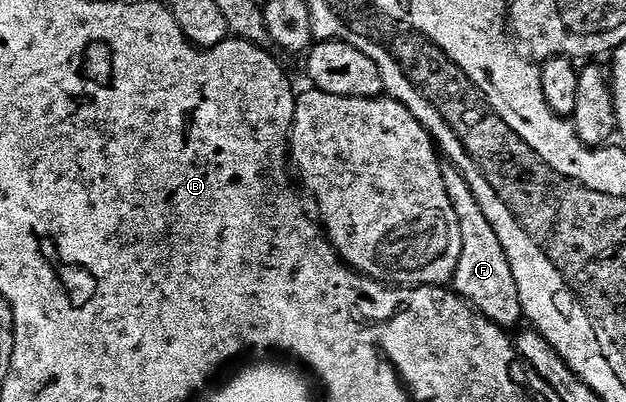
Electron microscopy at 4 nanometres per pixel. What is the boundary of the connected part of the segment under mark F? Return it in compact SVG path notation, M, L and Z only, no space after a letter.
M449 160L441 163L440 176L452 206L456 212L456 220L460 226L460 260L456 260L456 268L452 279L452 289L458 297L463 298L466 305L471 306L478 314L483 314L488 321L503 328L517 327L523 321L520 292L516 292L516 280L512 276L512 268L508 264L508 256L500 244L500 238L488 224L488 216L472 196L472 188L464 176Z

